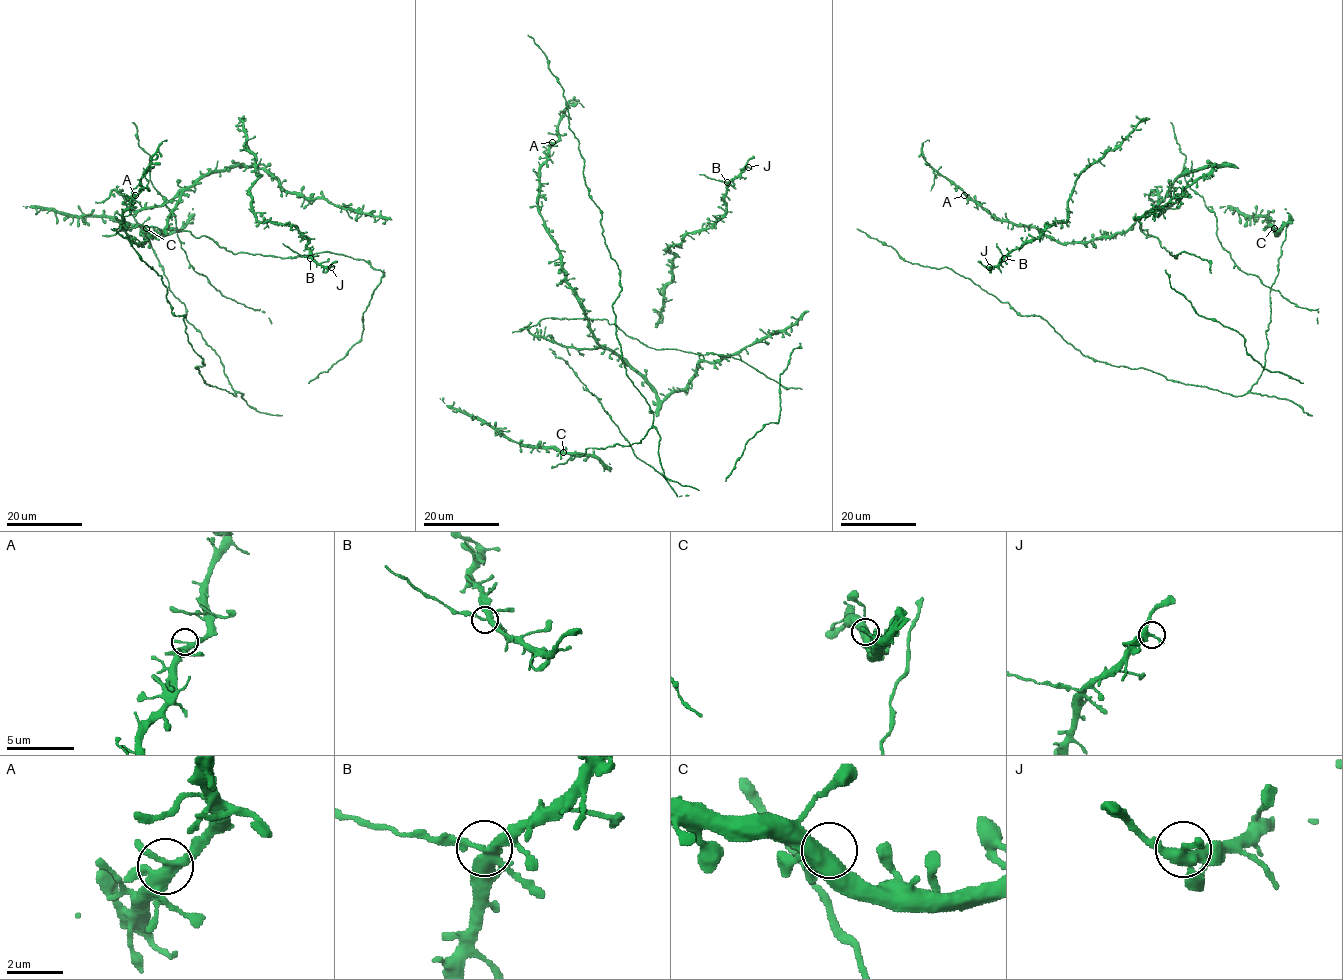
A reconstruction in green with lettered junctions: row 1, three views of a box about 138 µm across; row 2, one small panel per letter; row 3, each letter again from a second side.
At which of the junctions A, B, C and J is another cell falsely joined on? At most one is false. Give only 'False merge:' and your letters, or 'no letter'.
False merge: B

